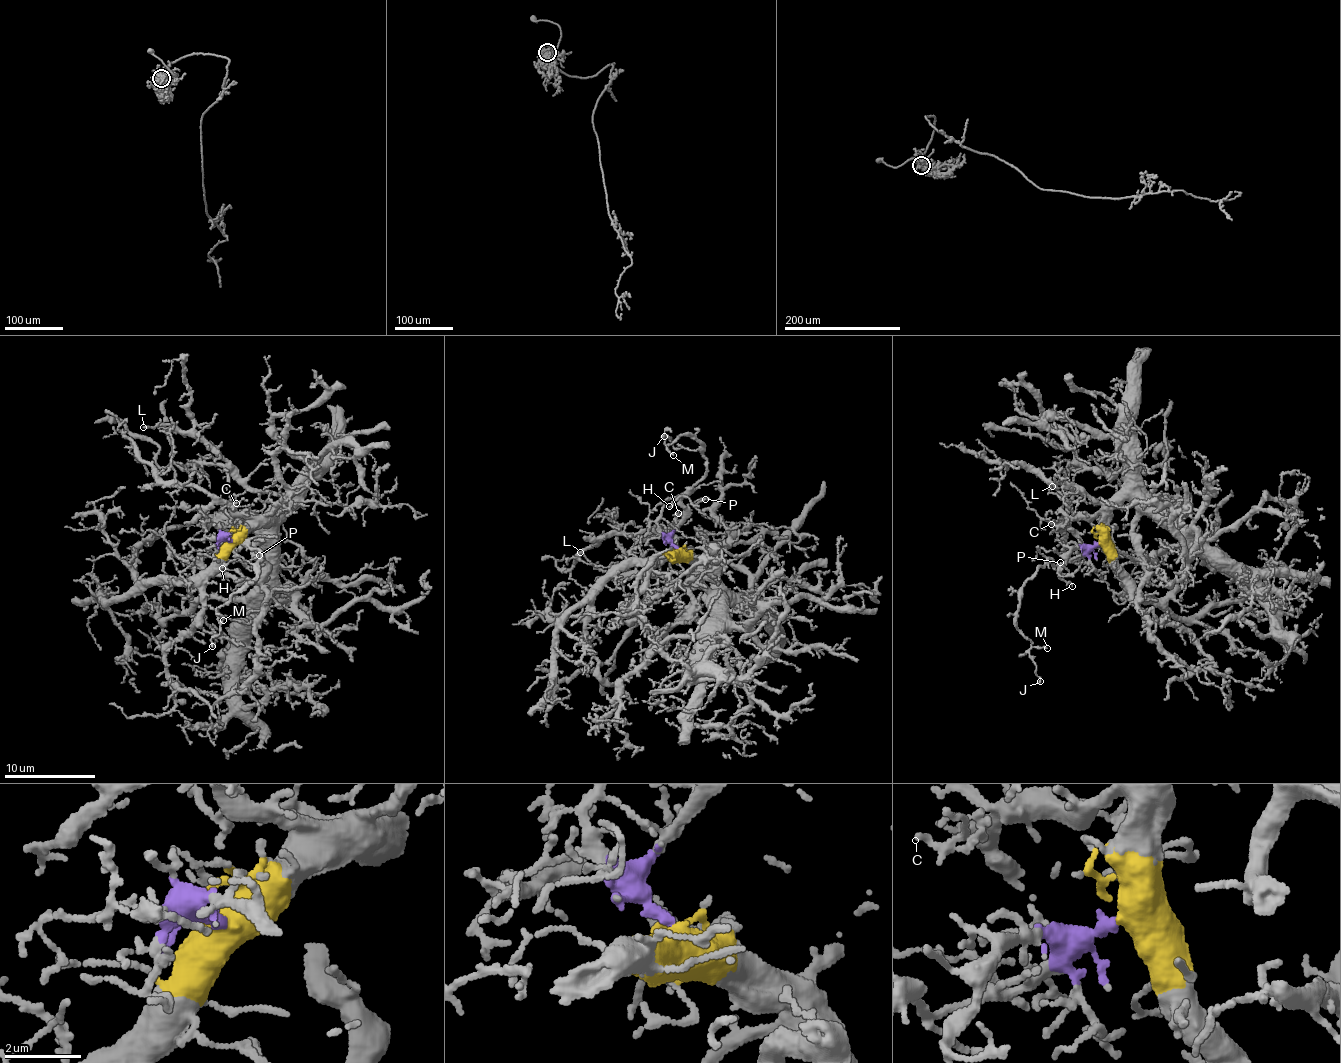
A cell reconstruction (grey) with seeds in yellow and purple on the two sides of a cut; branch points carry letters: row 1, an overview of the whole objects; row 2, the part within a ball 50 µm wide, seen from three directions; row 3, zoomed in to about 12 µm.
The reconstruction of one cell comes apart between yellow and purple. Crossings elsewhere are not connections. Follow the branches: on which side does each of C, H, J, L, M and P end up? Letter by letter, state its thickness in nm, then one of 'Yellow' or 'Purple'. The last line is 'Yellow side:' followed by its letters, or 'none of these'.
C: Thickness 180 nm. Yellow
H: Thickness 140 nm. Purple
J: Thickness 130 nm. Purple
L: Thickness 140 nm. Yellow
M: Thickness 120 nm. Purple
P: Thickness 100 nm. Purple
Yellow side: C, L

